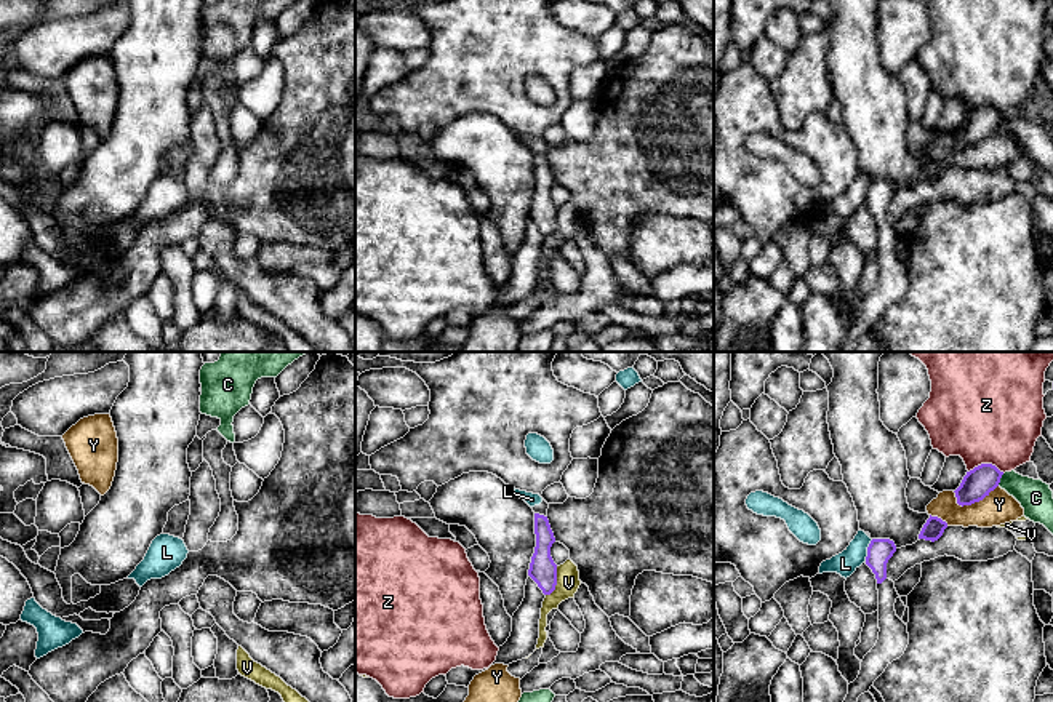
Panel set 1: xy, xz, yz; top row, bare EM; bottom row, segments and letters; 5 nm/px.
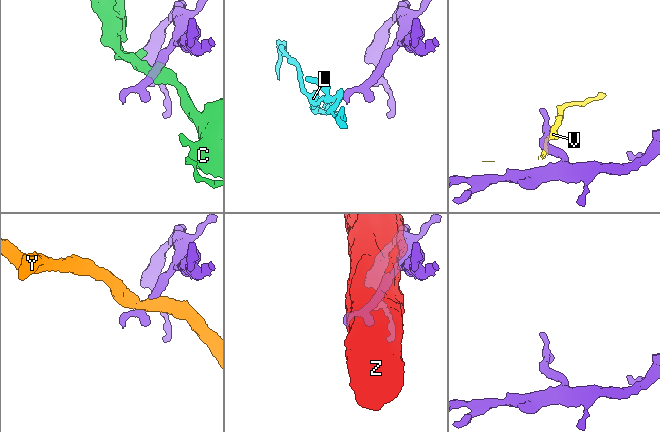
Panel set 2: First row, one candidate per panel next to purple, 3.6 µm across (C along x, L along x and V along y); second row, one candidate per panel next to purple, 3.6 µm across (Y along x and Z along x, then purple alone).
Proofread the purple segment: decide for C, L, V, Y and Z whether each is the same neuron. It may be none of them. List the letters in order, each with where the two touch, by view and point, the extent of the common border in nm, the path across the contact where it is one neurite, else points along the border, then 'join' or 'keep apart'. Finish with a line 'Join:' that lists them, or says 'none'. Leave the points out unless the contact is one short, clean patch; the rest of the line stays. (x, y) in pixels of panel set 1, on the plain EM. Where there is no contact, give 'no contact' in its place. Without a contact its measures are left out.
C: contact yz (999, 122); length 70 nm; border yz (1004, 115), (997, 127); keep apart
L: contact yz (868, 192); length 120 nm; border yz (872, 181), (864, 202); keep apart
V: contact xz (556, 224); length 160 nm; border xz (557, 208), (557, 226), (546, 237); keep apart
Y: contact yz (972, 144); length 240 nm; keep apart
Z: contact yz (986, 106); length 180 nm; keep apart
Join: none

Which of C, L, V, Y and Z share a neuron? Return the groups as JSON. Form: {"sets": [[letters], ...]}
{"sets": [["C"], ["L"], ["V"], ["Y"], ["Z"]]}

